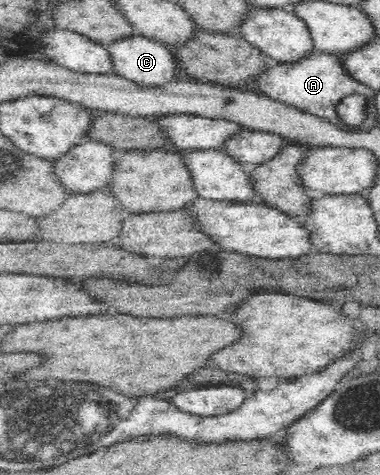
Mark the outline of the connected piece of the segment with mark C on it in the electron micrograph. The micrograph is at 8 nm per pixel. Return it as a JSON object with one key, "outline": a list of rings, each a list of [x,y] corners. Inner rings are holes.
{"outline":[[[132,34],[112,42],[107,48],[112,64],[112,72],[119,77],[126,78],[127,81],[144,86],[162,86],[162,84],[176,80],[176,64],[171,48],[167,44]]]}

